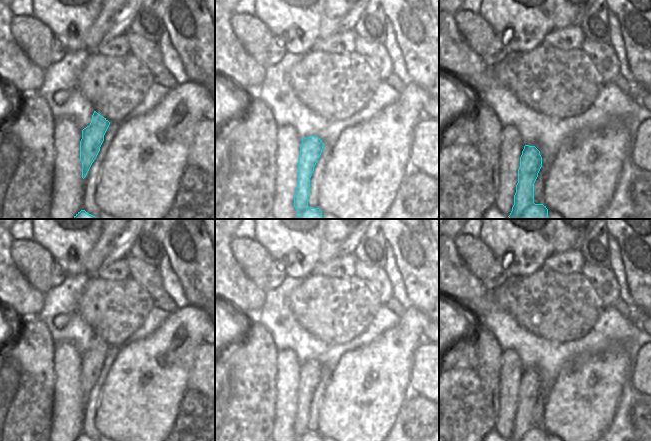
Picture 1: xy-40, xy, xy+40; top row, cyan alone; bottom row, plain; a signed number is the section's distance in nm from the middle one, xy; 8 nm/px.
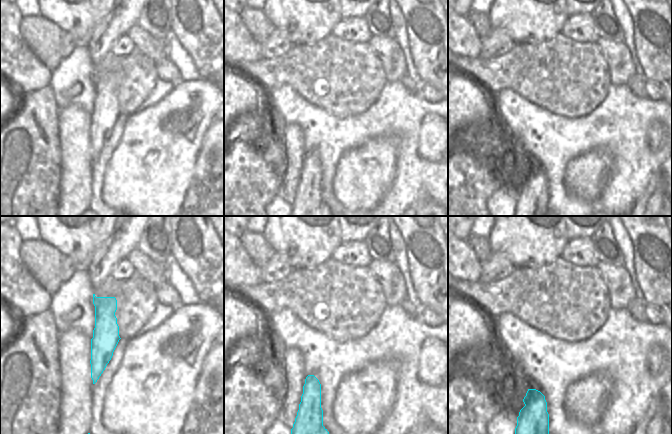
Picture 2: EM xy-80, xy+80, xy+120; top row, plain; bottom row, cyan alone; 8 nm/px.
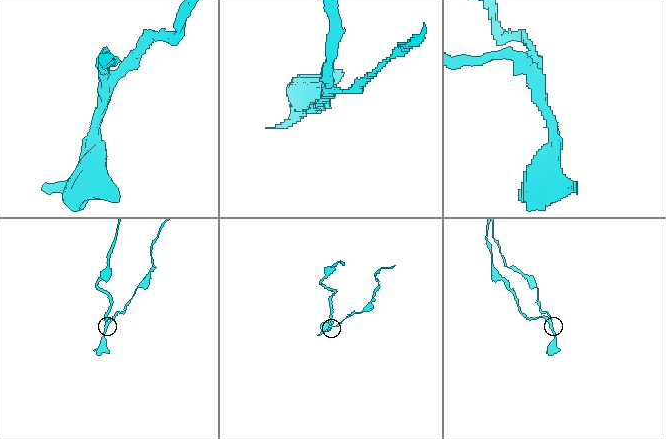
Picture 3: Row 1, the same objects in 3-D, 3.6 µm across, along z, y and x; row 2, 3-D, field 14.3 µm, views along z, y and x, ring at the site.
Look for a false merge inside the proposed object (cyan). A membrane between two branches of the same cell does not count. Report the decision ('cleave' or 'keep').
cleave

